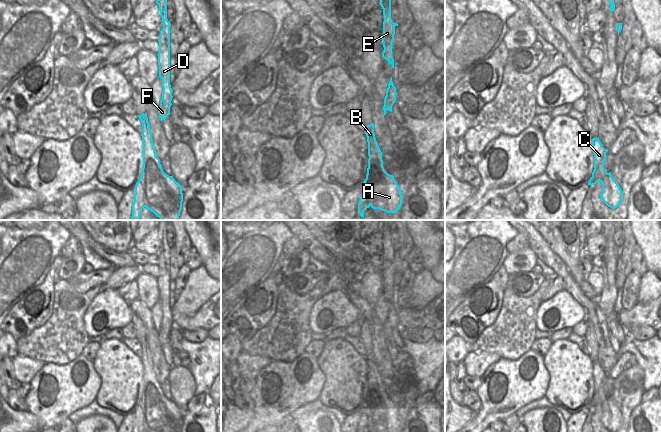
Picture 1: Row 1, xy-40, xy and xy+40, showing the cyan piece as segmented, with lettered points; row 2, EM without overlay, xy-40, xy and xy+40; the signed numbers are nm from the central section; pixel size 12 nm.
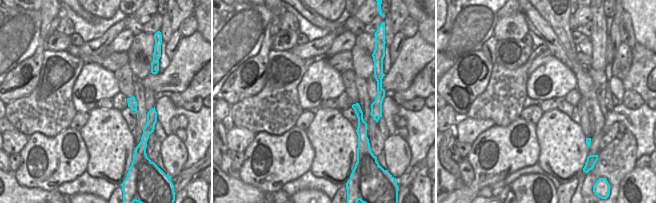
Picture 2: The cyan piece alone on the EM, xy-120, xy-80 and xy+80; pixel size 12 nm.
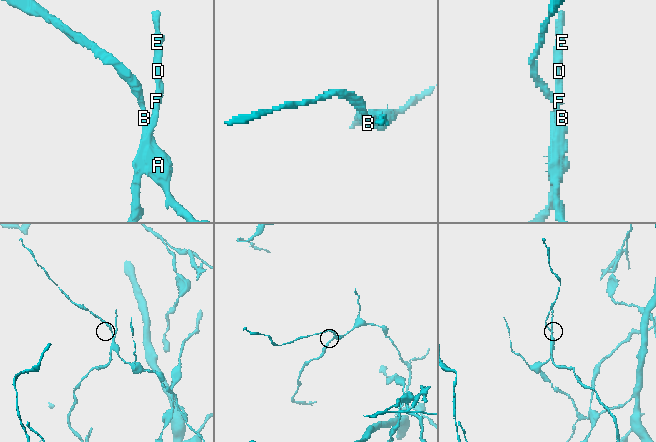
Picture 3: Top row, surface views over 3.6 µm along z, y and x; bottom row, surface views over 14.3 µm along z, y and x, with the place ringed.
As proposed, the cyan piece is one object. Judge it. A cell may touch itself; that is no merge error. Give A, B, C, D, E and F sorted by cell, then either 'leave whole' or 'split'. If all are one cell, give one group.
A B C / D E F | split

